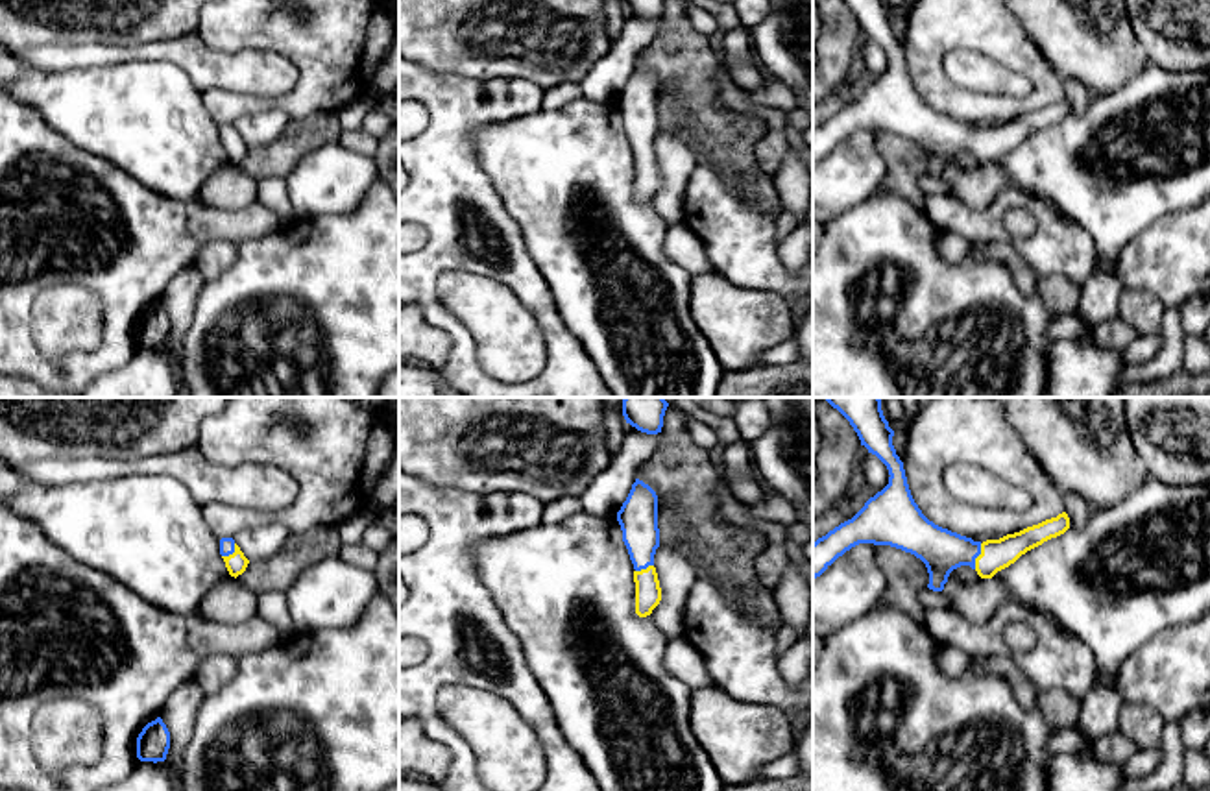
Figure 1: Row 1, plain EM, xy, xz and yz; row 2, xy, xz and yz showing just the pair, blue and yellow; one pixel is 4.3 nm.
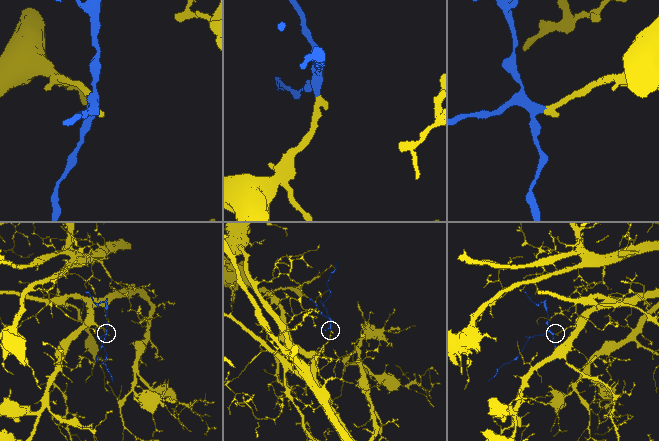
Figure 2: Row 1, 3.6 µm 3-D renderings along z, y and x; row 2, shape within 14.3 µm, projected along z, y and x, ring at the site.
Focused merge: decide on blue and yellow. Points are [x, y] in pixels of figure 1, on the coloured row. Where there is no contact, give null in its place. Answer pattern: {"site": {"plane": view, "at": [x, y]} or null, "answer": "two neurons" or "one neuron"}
{"site": {"plane": "yz", "at": [978, 555]}, "answer": "one neuron"}

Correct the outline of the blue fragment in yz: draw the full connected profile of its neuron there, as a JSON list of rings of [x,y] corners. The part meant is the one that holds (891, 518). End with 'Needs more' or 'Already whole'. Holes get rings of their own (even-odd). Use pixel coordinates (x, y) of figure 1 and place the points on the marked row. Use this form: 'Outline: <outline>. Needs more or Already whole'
Outline: [[[822,399],[850,421],[861,445],[887,466],[890,477],[889,484],[870,497],[852,519],[813,543],[813,580],[852,547],[874,543],[890,545],[920,558],[929,573],[927,588],[942,591],[950,573],[961,566],[970,566],[981,578],[992,578],[1027,551],[1070,529],[1070,517],[1062,512],[1020,532],[981,543],[935,525],[911,495],[903,462],[892,445],[894,431],[881,410],[881,399]]]. Needs more

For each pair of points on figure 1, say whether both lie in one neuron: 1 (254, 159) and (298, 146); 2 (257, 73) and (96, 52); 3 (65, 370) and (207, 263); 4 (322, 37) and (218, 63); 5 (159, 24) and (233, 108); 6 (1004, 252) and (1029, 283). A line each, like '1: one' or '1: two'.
1: one
2: one
3: two
4: two
5: two
6: one

